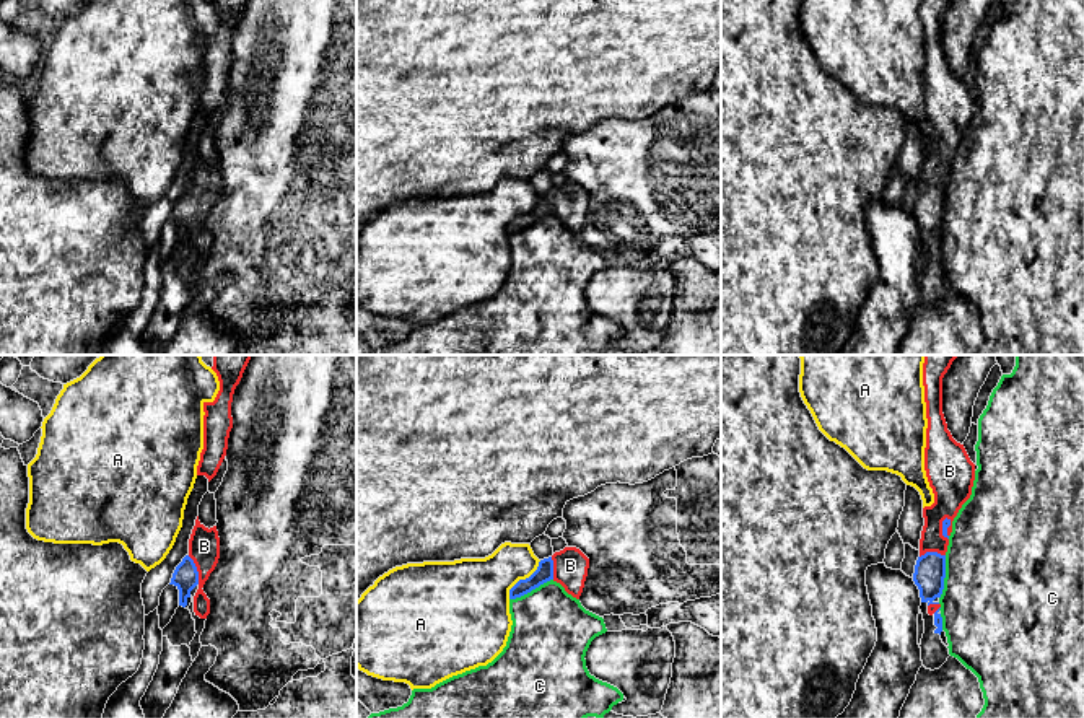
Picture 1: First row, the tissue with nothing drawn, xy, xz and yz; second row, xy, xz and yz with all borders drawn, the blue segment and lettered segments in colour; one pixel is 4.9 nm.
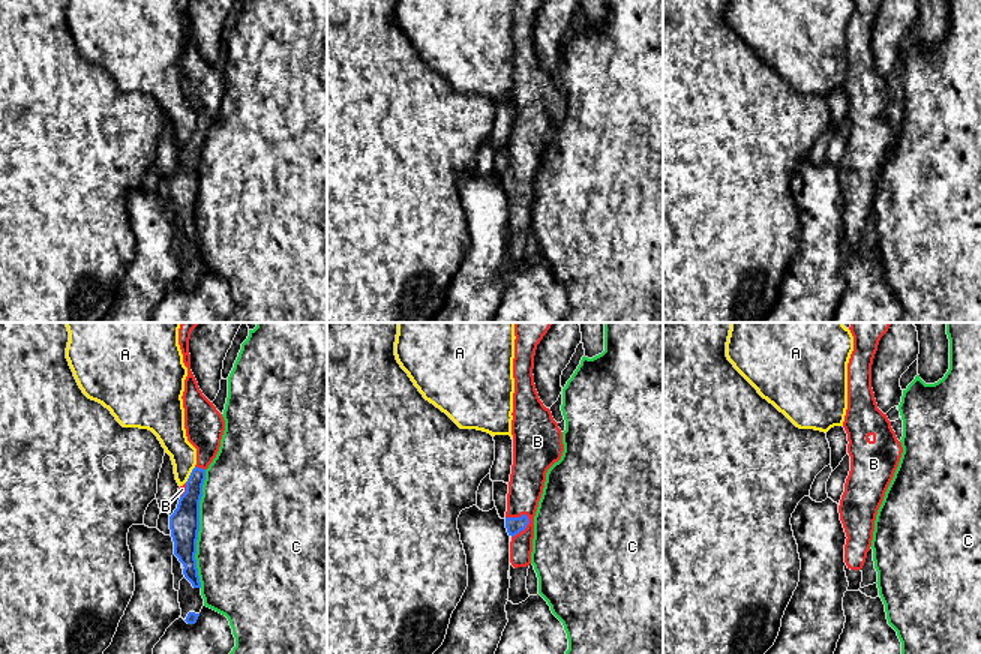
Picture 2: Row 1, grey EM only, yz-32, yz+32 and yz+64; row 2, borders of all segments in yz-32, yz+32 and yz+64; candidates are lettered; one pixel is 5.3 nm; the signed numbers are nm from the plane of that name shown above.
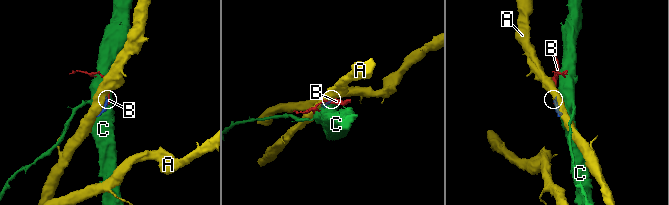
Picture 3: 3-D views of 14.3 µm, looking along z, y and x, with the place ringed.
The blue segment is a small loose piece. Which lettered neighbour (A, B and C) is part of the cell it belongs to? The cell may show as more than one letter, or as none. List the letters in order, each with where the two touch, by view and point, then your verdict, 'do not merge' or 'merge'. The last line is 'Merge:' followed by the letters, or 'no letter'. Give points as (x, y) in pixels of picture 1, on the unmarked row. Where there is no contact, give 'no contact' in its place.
A: contact xz (523, 215); do not merge
B: contact xy (196, 205); merge
C: contact xz (531, 225); do not merge
Merge: B

